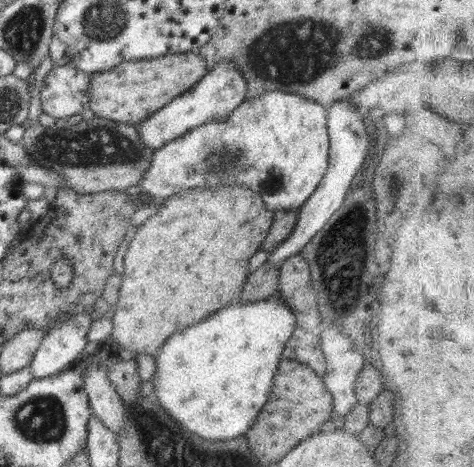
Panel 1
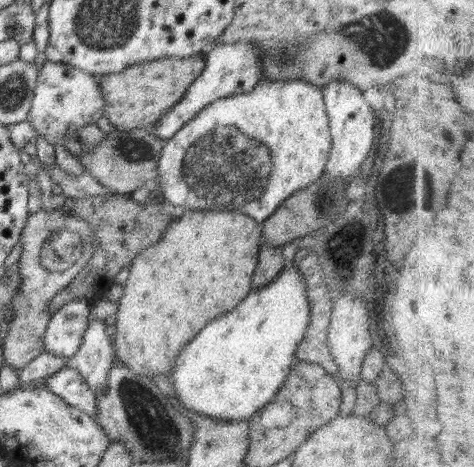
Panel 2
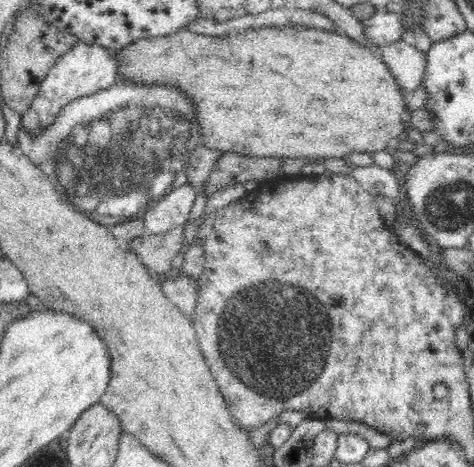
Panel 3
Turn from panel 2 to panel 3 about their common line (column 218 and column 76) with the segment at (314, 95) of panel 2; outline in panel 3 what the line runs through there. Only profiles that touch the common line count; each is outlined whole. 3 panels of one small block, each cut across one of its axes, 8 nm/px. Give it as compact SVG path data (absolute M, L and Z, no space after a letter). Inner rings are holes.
M119 79L112 86L68 103L47 127L18 131L18 147L59 188L63 201L71 203L75 210L90 220L111 226L144 217L166 193L172 184L184 184L184 172L194 147L202 142L200 128L192 128L190 120L196 120L194 104L176 86L140 85L134 79Z

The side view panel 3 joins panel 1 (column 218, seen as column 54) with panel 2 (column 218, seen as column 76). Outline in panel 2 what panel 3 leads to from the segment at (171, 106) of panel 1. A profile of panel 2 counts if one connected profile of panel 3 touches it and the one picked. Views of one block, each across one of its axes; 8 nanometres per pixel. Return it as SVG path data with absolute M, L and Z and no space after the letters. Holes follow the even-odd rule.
M236 41L233 43L218 43L206 53L204 71L198 75L188 87L186 94L169 108L155 126L153 133L157 138L166 141L184 126L202 108L207 107L213 100L227 96L247 93L263 78L260 68L261 50L257 44L250 41Z

